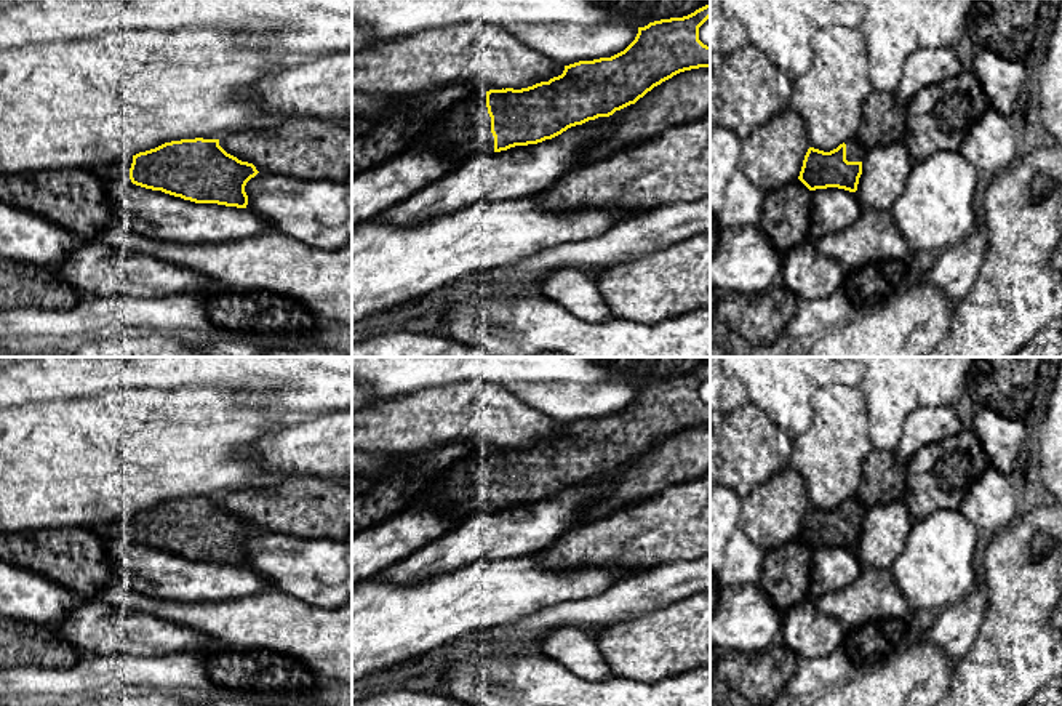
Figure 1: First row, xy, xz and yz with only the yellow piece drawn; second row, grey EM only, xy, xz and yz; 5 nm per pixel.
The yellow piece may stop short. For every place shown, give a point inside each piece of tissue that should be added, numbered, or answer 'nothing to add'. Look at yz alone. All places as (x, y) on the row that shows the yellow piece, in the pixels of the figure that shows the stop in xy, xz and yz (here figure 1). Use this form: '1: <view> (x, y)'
1: yz (854, 151)

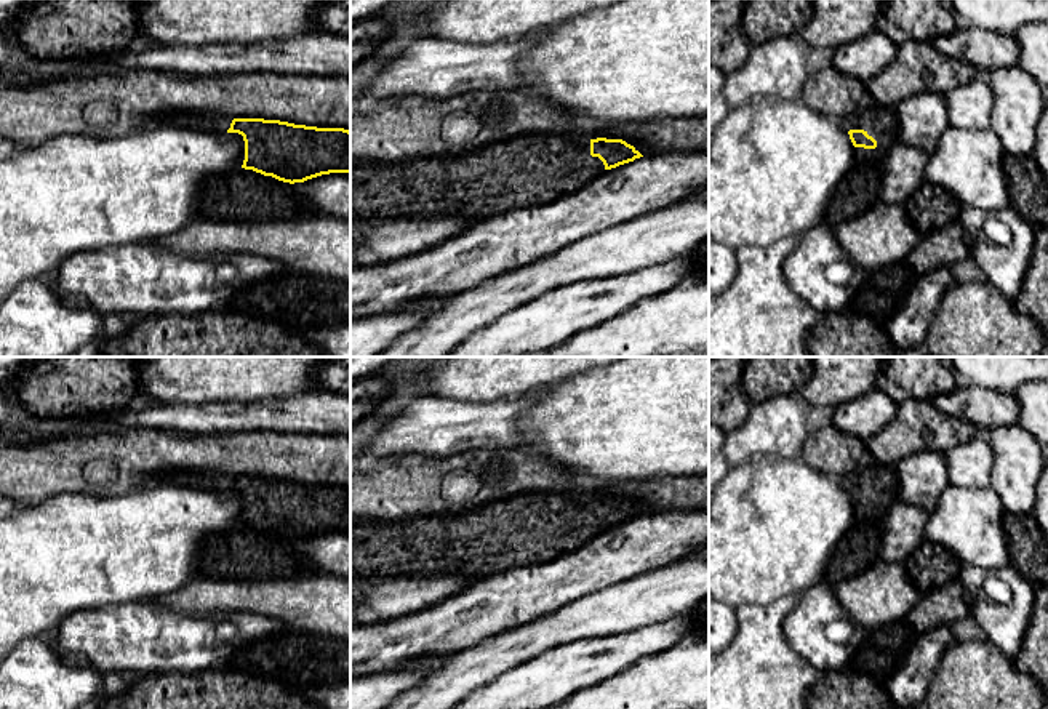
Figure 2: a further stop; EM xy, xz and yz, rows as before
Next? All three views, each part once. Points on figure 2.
1: yz (880, 122)

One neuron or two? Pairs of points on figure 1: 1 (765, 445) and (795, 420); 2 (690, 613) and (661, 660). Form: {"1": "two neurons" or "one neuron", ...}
{"1": "two neurons", "2": "one neuron"}

